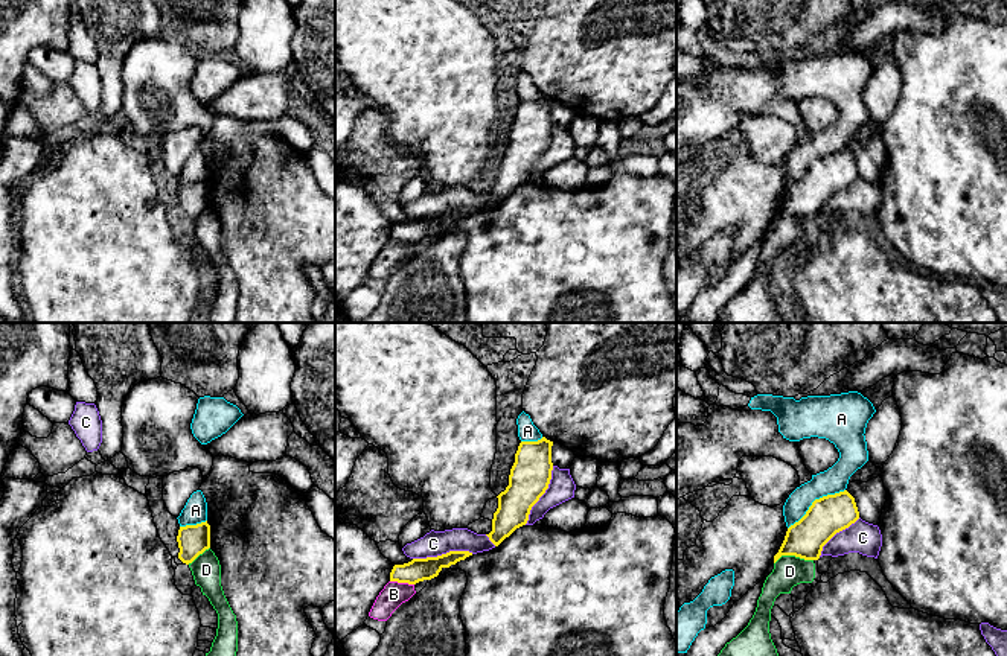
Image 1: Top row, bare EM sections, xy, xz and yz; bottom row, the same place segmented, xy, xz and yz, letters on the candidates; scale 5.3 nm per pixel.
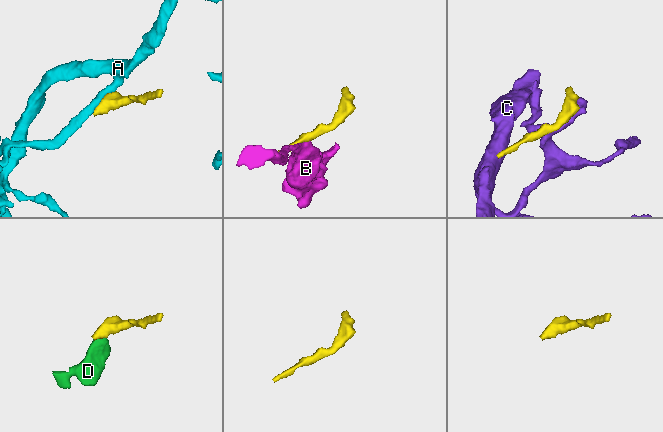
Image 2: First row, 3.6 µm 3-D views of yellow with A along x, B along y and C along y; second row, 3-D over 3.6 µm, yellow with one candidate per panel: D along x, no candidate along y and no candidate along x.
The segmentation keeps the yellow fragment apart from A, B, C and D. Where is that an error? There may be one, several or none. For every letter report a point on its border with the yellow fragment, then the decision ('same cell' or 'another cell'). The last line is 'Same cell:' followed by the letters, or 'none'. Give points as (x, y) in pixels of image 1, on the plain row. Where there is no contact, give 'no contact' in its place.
A: yz (814, 160) | another cell
B: xz (402, 241) | another cell
C: xz (442, 213) | another cell
D: yz (792, 213) | another cell
Same cell: none

